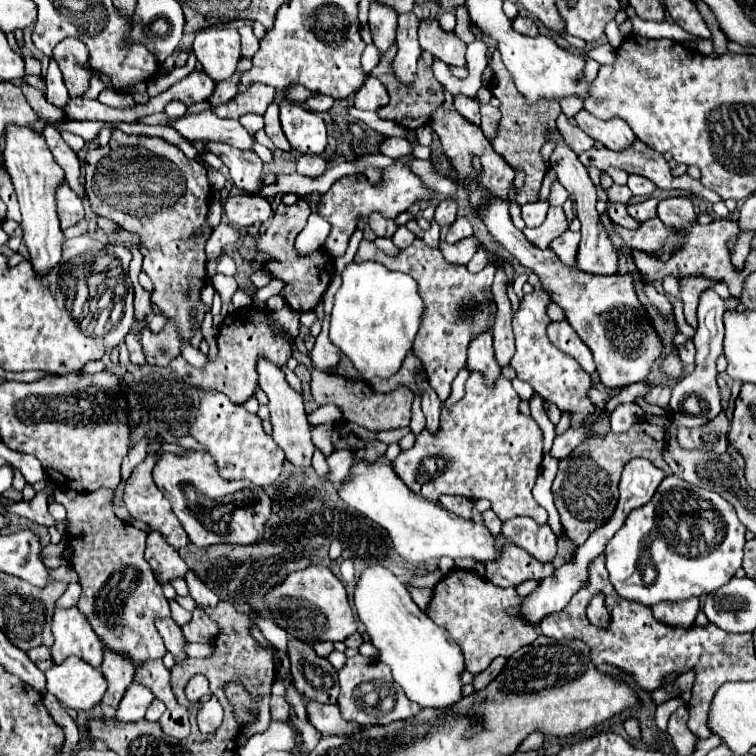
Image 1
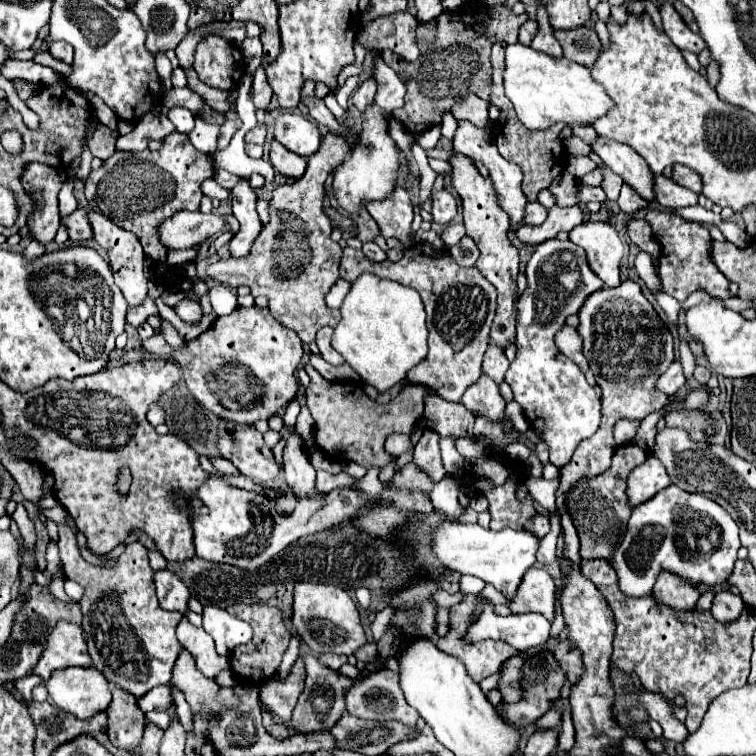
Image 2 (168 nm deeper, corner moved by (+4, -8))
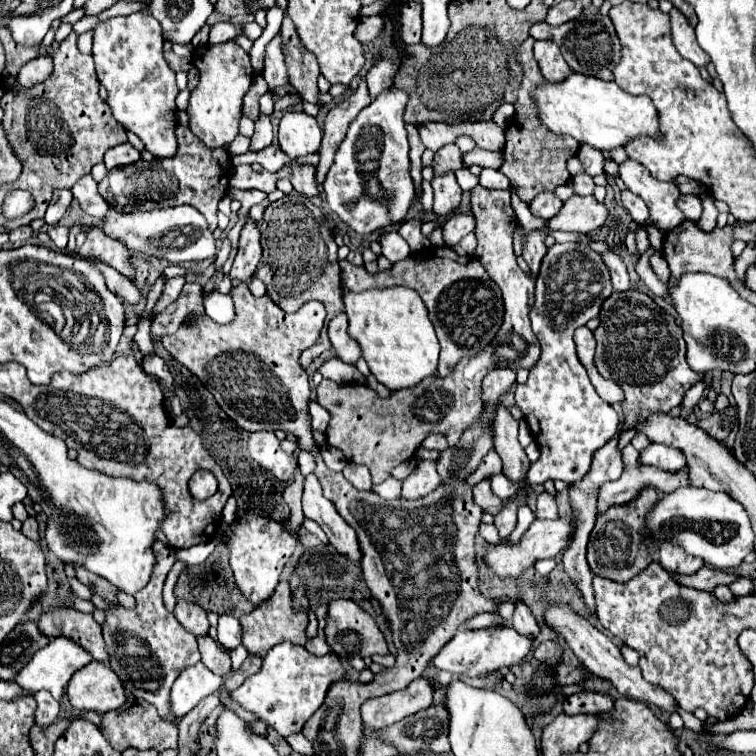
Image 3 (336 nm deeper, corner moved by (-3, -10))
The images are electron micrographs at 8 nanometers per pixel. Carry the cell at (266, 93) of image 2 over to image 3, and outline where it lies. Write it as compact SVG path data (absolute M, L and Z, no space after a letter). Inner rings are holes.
M274 37L268 47L266 47L266 57L264 57L264 69L262 77L268 83L268 91L274 95L276 89L288 85L288 73L284 65L284 55L280 47L280 37Z

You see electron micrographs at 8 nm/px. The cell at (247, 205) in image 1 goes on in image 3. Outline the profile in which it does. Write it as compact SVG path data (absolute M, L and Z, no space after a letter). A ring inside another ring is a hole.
M182 205L182 207L168 207L168 209L160 209L160 211L136 211L136 213L128 213L128 215L120 215L114 209L110 209L108 217L104 219L102 229L106 231L106 235L110 235L112 239L124 241L130 249L134 251L144 251L152 257L158 259L166 259L170 263L182 263L182 261L202 261L202 259L210 259L216 255L216 241L212 231L208 229L206 219L202 217L202 213L198 213L194 207L190 205ZM176 231L182 233L184 237L184 245L164 245L164 237L166 235L174 235Z

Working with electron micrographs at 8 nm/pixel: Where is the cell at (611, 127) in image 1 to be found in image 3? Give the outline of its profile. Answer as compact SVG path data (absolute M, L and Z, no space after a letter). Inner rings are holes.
M632 159L620 163L620 179L632 193L644 199L644 203L650 209L652 223L660 227L664 233L668 233L684 221L682 211L676 207L676 199L680 195L676 183L664 183L654 179L650 171L642 167L642 163Z

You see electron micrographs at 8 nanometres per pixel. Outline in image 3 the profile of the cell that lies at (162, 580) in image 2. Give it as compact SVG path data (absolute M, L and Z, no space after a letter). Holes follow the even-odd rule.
M176 599L176 607L174 607L174 617L182 623L182 627L194 635L206 635L208 633L208 619L206 619L206 611L192 601L186 599Z

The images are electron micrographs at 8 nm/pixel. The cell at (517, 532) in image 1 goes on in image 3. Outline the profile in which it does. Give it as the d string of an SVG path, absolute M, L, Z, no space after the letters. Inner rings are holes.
M542 493L538 495L538 503L536 503L536 519L556 519L558 517L558 507L552 495Z

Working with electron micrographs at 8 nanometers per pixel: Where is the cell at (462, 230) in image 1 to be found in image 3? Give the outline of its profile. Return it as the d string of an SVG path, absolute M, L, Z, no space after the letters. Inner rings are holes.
M456 213L444 223L444 241L448 247L452 247L472 231L474 231L474 217Z

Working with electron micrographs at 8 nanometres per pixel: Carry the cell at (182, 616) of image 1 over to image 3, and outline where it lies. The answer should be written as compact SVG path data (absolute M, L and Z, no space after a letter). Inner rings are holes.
M202 635L198 637L198 647L200 647L200 655L202 655L202 663L216 675L224 677L232 671L232 661L230 655L226 651L220 649L220 645L210 637L210 635Z

